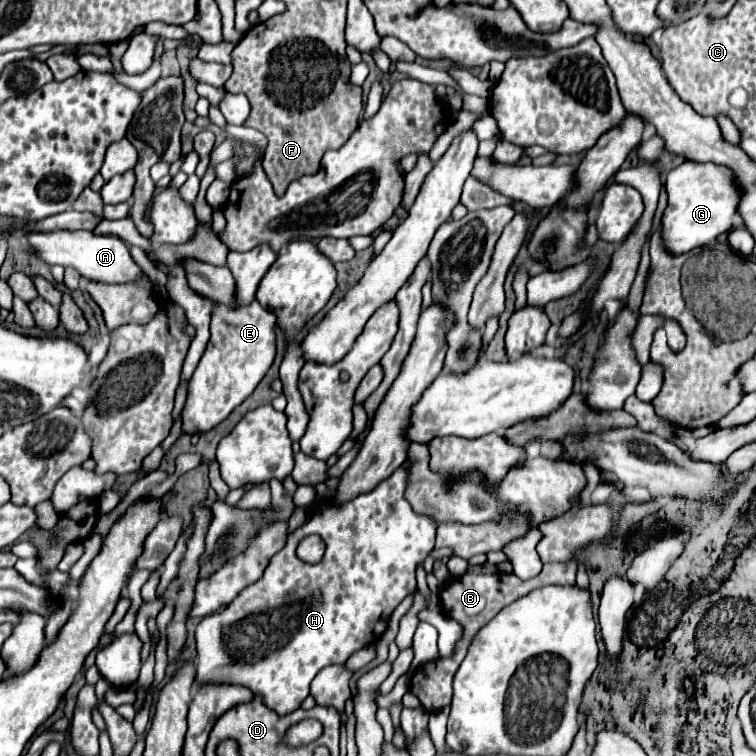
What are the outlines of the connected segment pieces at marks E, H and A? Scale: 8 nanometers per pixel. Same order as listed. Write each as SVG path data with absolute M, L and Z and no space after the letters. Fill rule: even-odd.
M213 301L211 339L189 381L189 395L183 409L185 433L209 431L241 405L263 379L277 353L277 315L263 309L257 301L245 309L231 309Z
M405 461L373 491L361 493L343 505L333 505L331 499L313 503L307 521L289 533L287 545L273 555L263 577L245 587L223 611L199 621L195 631L195 685L241 685L251 689L253 695L257 693L269 709L285 715L299 709L301 701L309 695L313 677L323 667L345 663L357 649L377 643L387 629L393 609L417 587L415 571L435 547L437 521L415 513L405 499L409 469L411 463ZM311 533L321 535L327 545L323 559L315 565L307 565L295 555L297 543Z
M81 231L81 233L31 233L29 235L29 245L41 257L47 265L61 265L61 267L75 267L81 277L87 281L101 281L109 285L117 283L135 283L139 281L145 273L143 269L133 261L129 247L125 241L121 241L115 235L93 235L91 231Z

